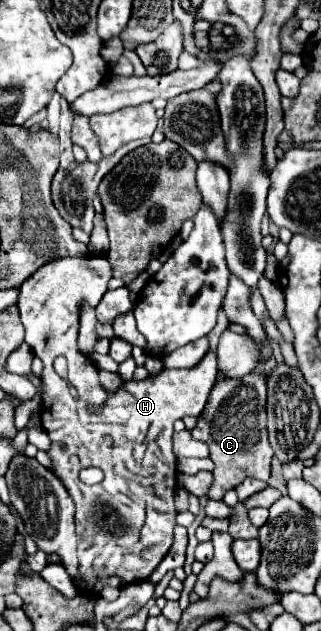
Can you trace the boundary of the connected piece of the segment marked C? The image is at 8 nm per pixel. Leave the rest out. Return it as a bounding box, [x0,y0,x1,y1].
[191,371,273,499]

